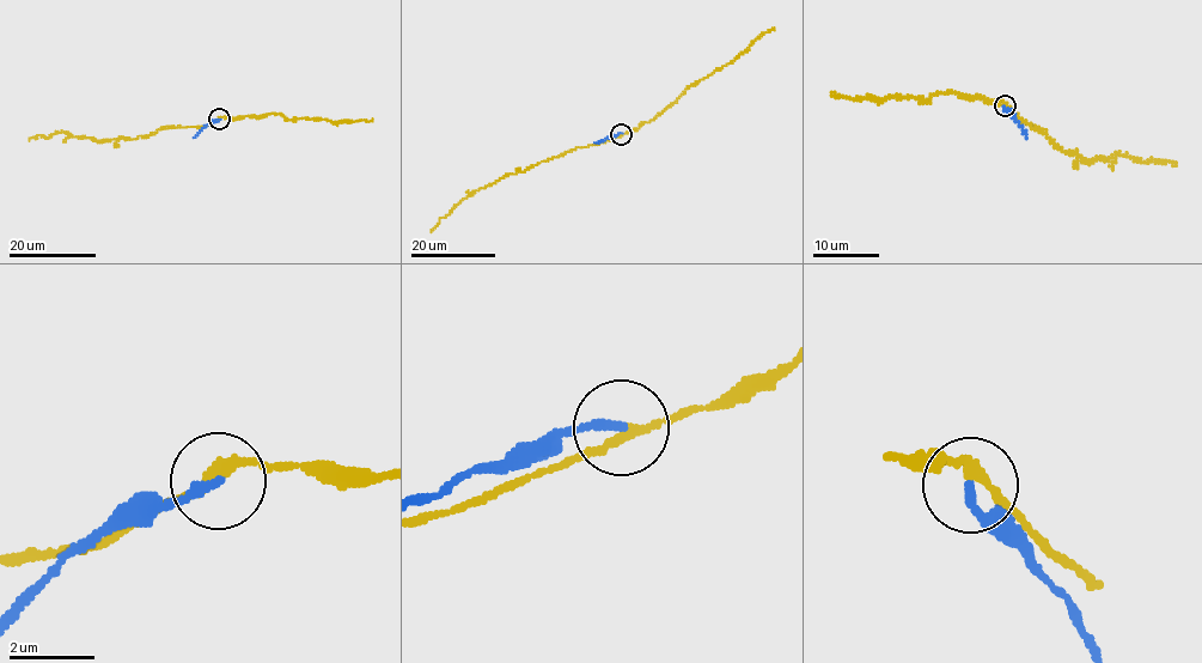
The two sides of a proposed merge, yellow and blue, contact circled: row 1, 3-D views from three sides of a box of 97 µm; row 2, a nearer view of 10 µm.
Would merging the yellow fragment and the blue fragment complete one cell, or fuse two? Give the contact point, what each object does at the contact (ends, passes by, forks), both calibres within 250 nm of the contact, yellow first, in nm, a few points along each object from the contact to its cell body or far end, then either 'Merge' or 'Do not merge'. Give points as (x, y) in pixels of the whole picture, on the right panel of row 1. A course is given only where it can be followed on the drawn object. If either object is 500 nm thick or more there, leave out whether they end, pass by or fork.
Place: (1005, 105). At the ring yellow passes by. At the ring blue ends. Thickness 240 nm (yellow) against 200 nm. Course of yellow: (1006, 105), (1085, 162), (1108, 160), (1121, 154), (1177, 165). Course of blue: (1005, 105), (1026, 137). Do not merge

